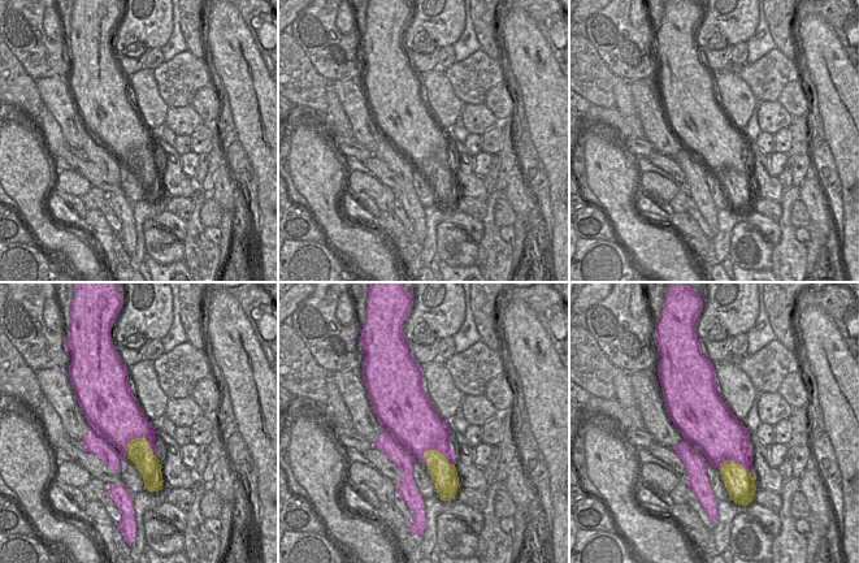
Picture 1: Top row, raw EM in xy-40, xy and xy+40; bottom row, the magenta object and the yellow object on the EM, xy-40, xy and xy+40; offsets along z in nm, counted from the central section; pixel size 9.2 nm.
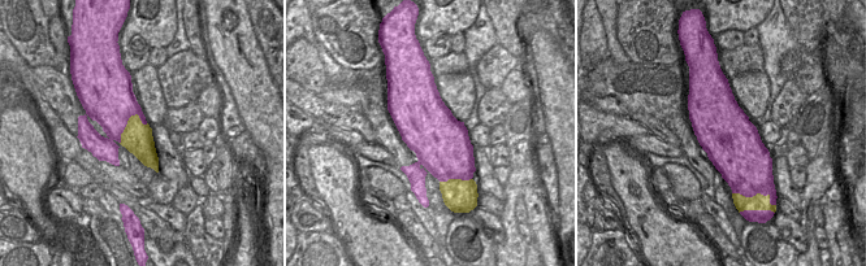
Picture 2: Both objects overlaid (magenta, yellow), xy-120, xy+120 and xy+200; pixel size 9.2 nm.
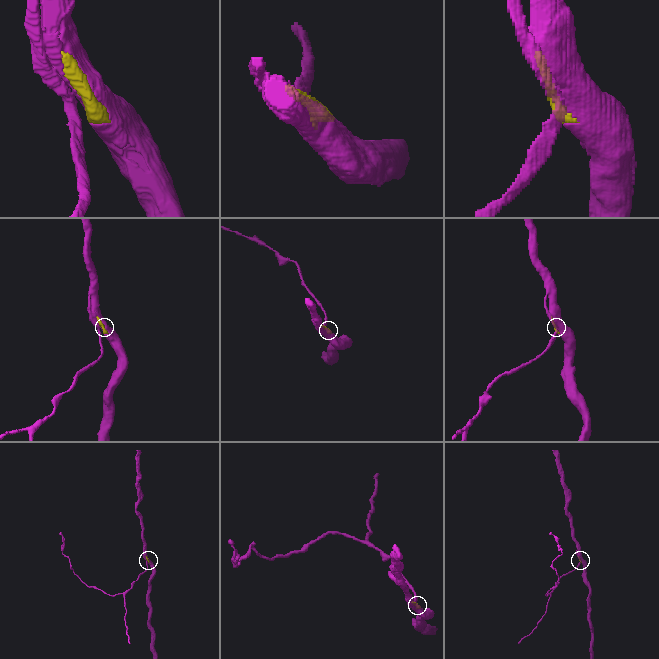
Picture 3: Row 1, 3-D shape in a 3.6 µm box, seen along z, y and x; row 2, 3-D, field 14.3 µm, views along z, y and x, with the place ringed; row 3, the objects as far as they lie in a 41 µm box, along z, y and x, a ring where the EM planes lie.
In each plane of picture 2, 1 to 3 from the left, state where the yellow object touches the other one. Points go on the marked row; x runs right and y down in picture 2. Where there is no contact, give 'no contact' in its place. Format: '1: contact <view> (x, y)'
1: contact xy-120 (125, 126)
2: contact xy+120 (455, 178)
3: contact xy+200 (757, 192)

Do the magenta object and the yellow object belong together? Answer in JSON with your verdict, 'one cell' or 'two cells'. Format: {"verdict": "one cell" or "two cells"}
{"verdict": "one cell"}

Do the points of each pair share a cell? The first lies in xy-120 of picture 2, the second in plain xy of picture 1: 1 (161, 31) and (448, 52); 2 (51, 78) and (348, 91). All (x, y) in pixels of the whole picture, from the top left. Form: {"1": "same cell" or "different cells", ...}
{"1": "different cells", "2": "same cell"}

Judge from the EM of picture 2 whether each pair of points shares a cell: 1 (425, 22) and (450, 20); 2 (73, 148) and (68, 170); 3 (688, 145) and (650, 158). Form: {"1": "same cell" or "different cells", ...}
{"1": "same cell", "2": "different cells", "3": "different cells"}

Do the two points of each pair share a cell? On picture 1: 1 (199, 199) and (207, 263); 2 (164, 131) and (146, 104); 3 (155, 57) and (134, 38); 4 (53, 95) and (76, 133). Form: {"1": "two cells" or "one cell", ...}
{"1": "one cell", "2": "two cells", "3": "two cells", "4": "one cell"}

